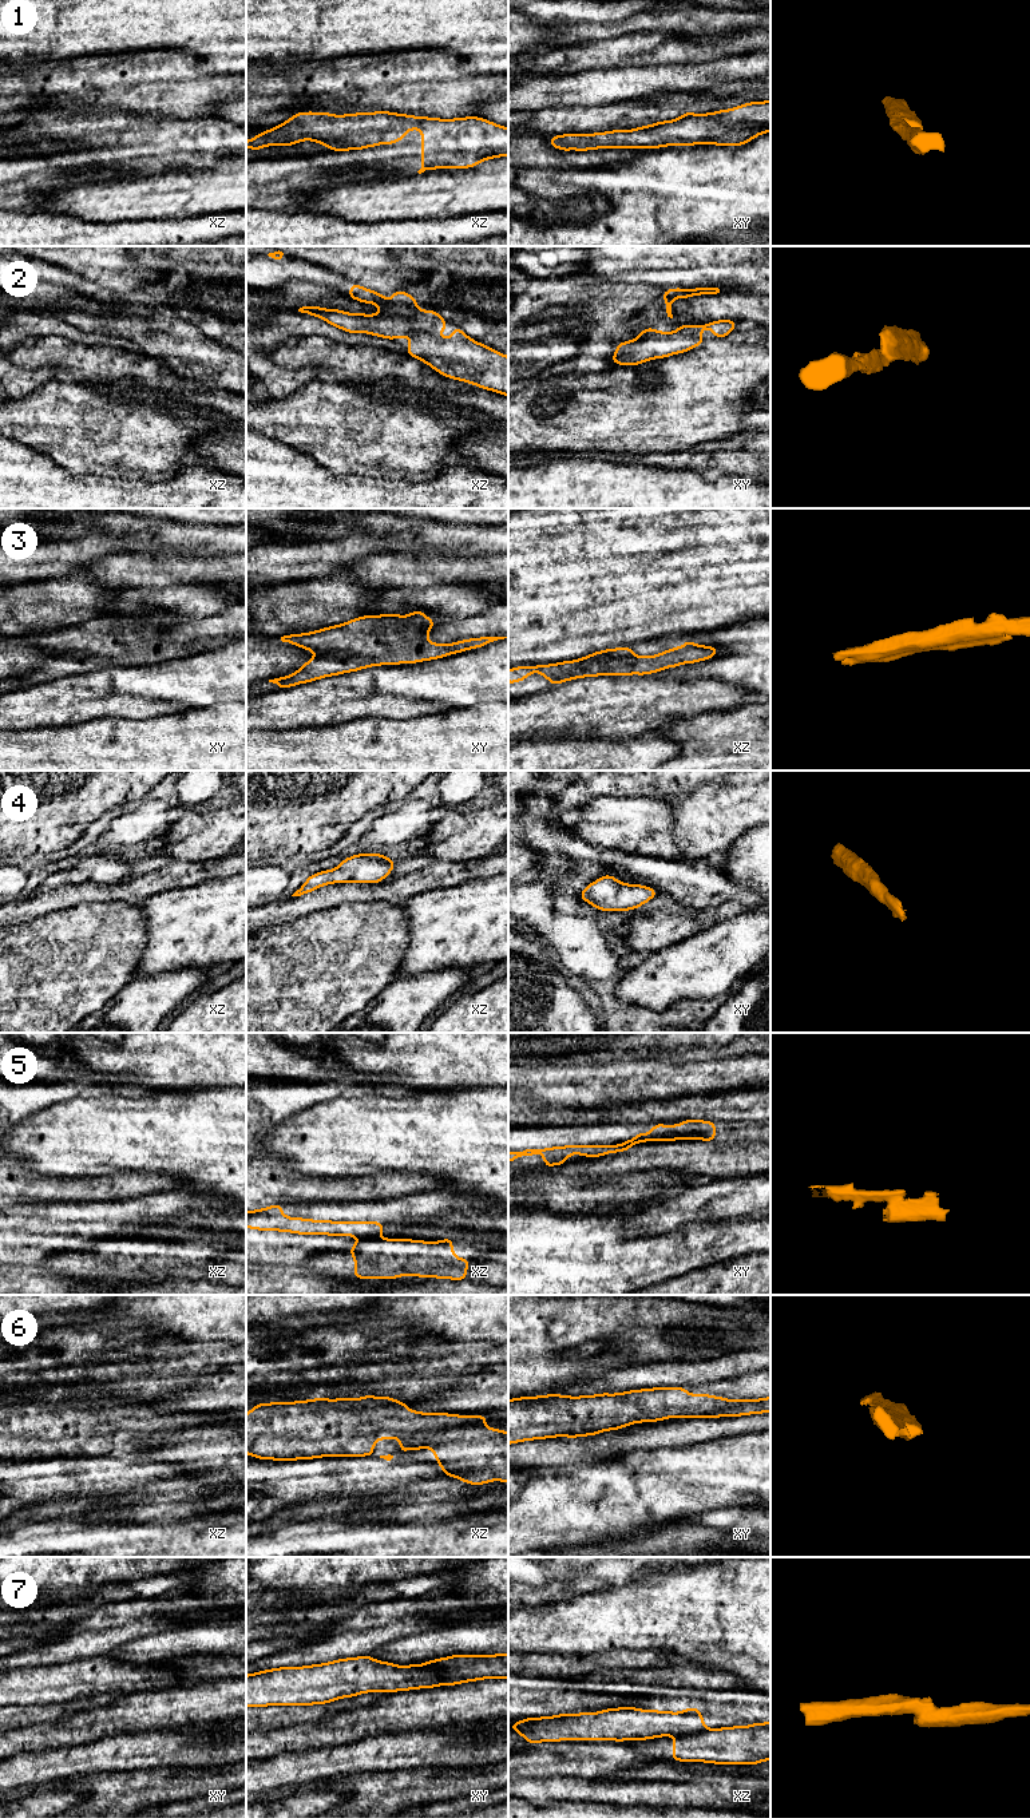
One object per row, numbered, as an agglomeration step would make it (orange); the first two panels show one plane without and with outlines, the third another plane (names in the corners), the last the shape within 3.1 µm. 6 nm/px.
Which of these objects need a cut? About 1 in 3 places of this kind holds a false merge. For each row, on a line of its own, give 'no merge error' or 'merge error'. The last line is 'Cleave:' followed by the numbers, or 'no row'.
1: no merge error
2: no merge error
3: no merge error
4: no merge error
5: merge error
6: merge error
7: merge error
Cleave: 5, 6, 7

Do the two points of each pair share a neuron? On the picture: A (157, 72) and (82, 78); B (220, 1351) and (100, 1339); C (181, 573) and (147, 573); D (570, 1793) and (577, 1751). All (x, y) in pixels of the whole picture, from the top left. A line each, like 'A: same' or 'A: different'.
A: same
B: different
C: same
D: different

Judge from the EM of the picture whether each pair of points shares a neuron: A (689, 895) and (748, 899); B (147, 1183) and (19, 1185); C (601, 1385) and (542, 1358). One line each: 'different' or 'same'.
A: same
B: same
C: different

